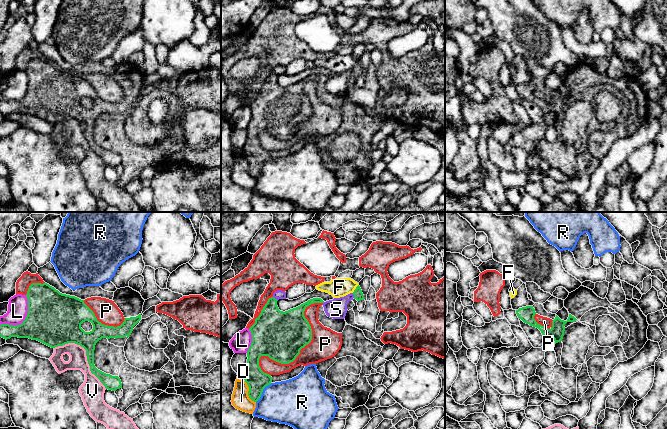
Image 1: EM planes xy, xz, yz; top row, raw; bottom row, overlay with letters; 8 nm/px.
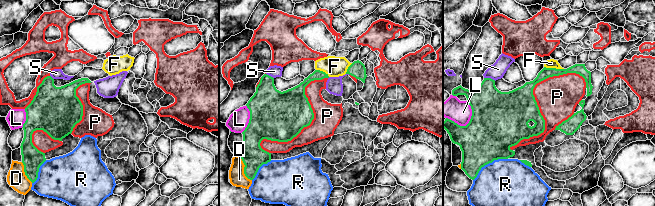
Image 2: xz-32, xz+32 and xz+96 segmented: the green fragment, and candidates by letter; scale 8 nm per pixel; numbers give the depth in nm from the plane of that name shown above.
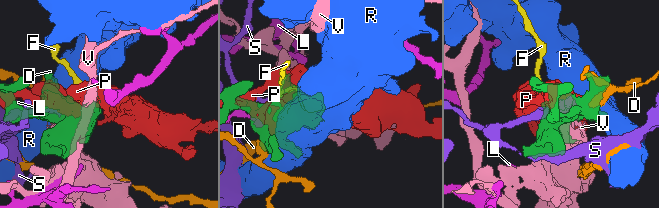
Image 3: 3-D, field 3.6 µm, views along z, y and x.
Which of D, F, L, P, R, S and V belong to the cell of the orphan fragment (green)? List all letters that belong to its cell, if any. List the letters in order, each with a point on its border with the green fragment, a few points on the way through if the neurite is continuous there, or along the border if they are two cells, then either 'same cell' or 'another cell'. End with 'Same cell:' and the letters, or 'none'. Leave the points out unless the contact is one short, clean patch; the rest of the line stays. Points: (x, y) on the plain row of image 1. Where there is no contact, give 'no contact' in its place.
D: xz (248, 168) | another cell
F: xz (356, 64) | along xz (358, 60), (352, 68) | another cell
L: xy (25, 95) | another cell
P: xz (300, 125) | another cell
R: xz (262, 167) | another cell
S: xz (353, 70) | another cell
V: xy (86, 130) | another cell
Same cell: none

